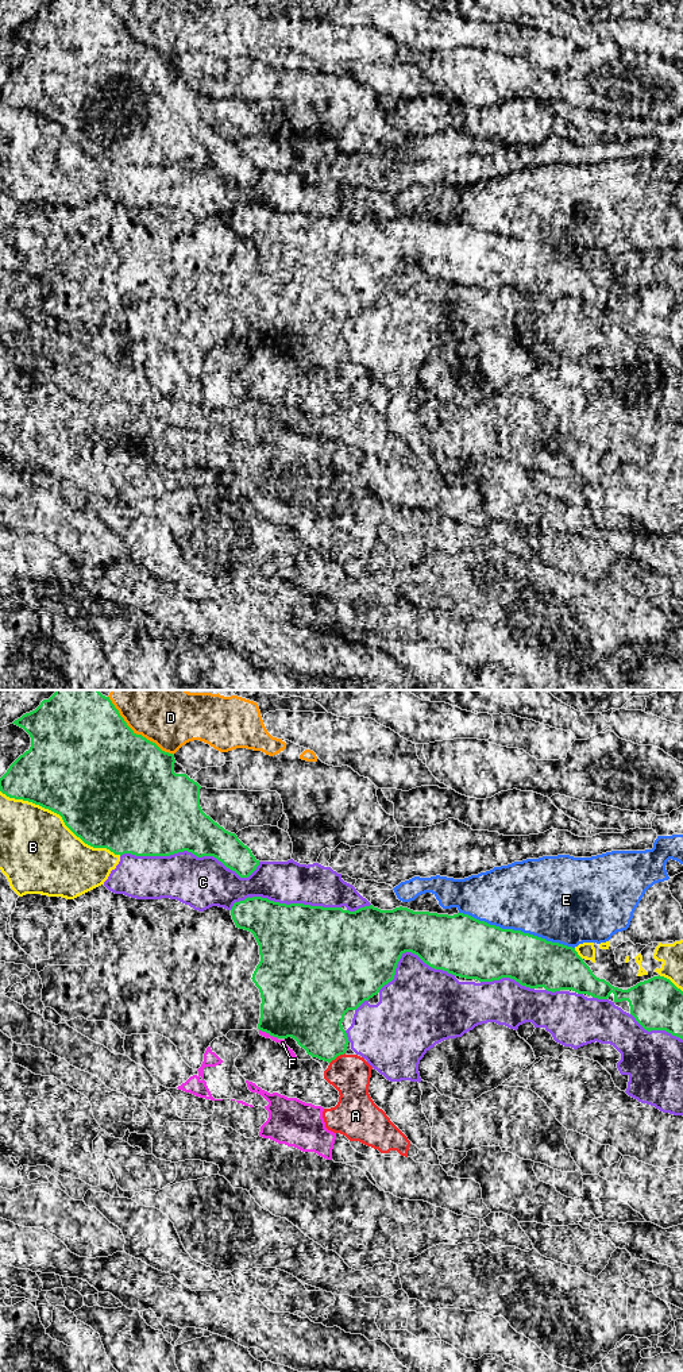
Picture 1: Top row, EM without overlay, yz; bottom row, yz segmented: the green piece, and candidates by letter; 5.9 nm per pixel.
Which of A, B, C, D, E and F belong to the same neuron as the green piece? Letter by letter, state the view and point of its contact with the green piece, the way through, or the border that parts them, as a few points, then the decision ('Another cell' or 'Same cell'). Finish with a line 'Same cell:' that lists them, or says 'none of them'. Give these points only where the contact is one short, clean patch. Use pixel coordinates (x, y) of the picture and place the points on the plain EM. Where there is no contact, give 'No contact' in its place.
A: Touches green at yz (336, 365). Another cell
B: Touches green at yz (62, 127). Another cell
C: Touches green at yz (190, 160). Another cell
D: Touches green at yz (135, 42). Another cell
E: Touches green at yz (517, 239). Another cell
F: Touches green at yz (269, 342). Another cell
Same cell: none of them

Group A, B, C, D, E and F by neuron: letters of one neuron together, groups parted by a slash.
A F / B / C / D / E

